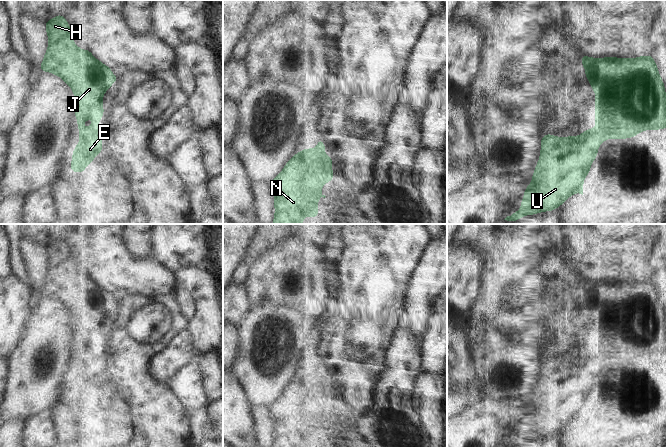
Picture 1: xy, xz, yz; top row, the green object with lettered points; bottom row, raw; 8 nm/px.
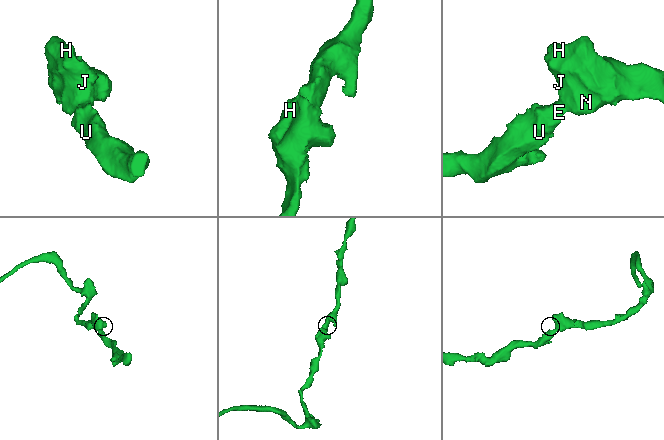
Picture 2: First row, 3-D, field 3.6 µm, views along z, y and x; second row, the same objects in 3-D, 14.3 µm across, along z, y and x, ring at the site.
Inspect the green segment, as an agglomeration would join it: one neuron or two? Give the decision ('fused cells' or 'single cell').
single cell

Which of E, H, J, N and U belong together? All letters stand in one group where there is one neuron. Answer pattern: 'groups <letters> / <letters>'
groups E H J N U

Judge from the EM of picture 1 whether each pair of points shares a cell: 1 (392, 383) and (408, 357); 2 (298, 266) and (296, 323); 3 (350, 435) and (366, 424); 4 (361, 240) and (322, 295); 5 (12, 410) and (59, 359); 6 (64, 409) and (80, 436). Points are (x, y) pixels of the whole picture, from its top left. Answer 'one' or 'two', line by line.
1: one
2: two
3: two
4: two
5: one
6: one

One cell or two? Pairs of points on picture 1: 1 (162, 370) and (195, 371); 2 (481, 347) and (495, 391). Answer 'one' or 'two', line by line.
1: two
2: one

